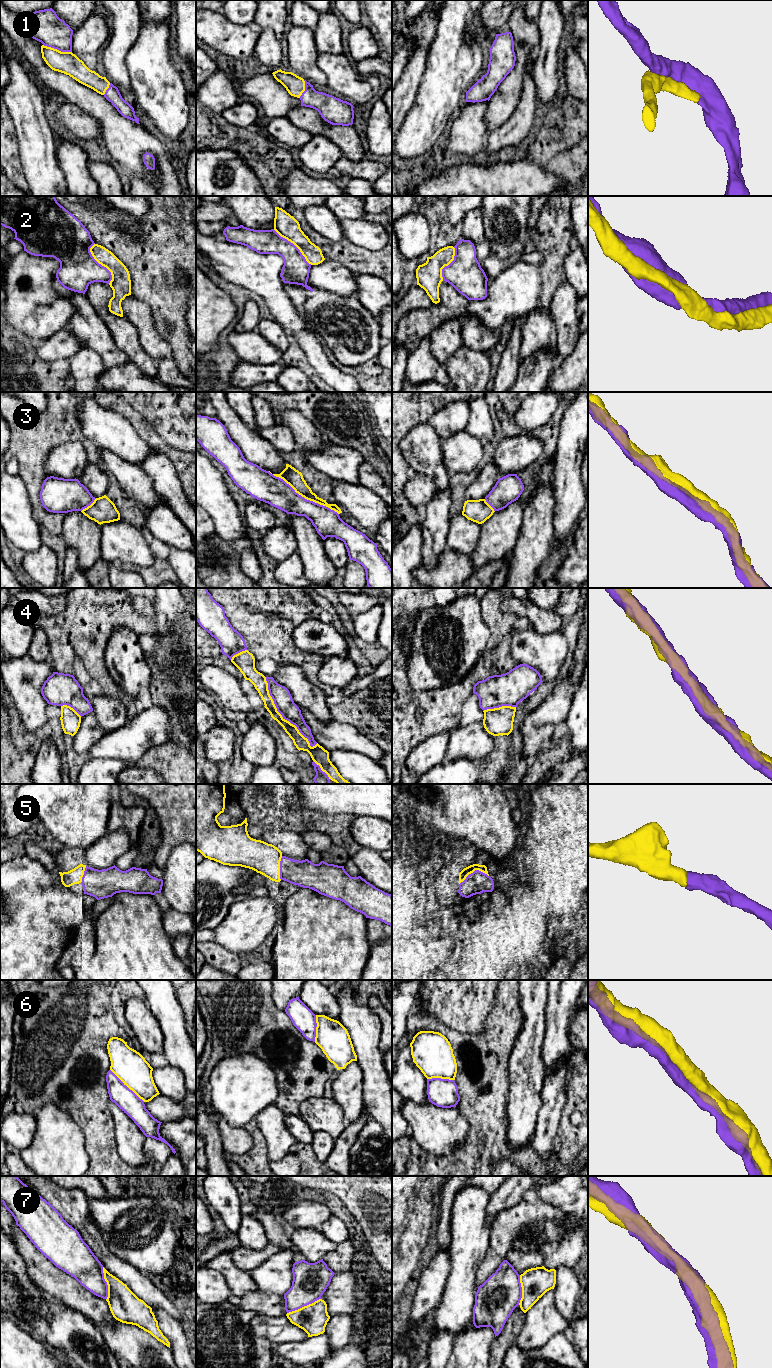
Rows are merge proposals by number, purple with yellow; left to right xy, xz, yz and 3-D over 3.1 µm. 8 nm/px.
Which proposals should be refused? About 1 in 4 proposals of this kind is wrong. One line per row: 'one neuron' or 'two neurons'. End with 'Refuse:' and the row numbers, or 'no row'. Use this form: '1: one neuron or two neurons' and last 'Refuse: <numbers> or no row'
1: one neuron
2: one neuron
3: one neuron
4: one neuron
5: one neuron
6: one neuron
7: two neurons
Refuse: 7

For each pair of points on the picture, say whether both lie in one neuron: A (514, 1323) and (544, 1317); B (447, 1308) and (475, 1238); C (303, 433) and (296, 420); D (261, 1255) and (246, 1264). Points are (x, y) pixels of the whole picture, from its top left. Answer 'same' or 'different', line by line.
A: different
B: same
C: same
D: same

